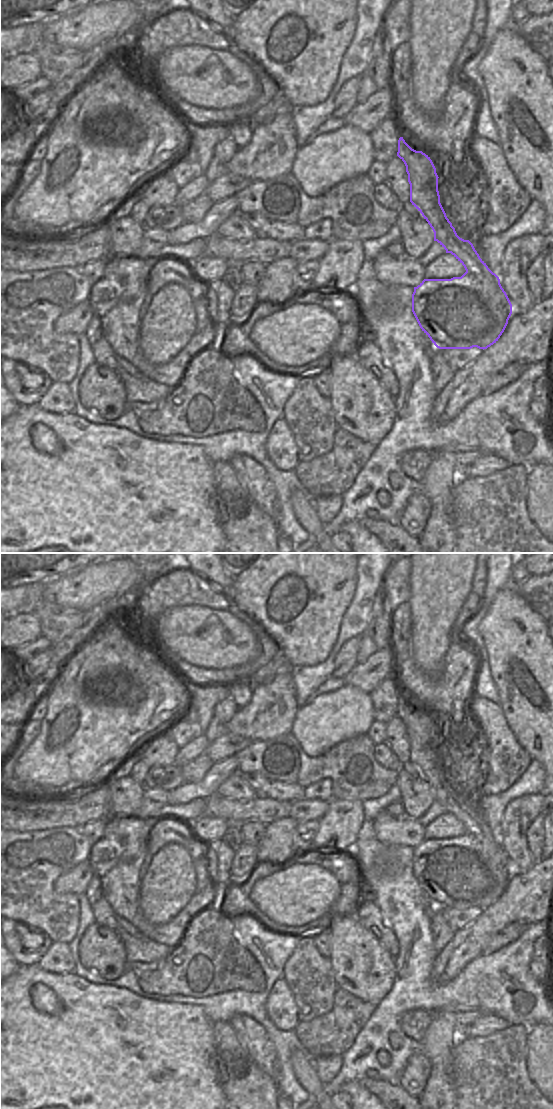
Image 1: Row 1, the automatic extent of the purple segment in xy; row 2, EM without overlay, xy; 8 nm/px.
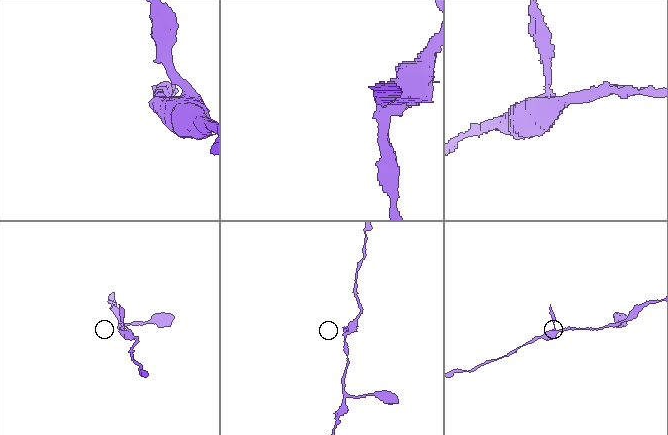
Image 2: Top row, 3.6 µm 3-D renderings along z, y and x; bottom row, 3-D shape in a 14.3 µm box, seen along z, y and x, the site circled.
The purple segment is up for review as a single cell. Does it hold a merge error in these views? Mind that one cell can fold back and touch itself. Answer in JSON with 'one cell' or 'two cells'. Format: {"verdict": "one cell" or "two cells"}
{"verdict": "one cell"}

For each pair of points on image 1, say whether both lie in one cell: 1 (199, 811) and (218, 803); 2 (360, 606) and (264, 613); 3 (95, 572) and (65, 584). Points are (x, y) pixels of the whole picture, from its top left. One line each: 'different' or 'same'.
1: different
2: different
3: same

